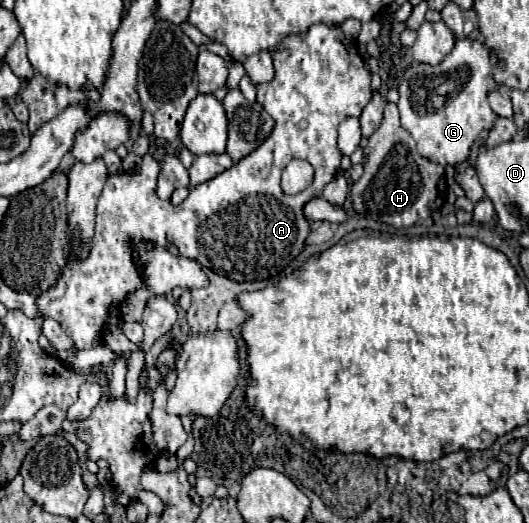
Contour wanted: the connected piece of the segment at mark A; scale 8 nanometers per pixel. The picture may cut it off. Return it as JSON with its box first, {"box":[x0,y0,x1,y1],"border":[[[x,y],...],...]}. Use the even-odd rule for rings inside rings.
{"box":[37,24,371,350],"border":[[[315,24],[301,36],[287,36],[283,40],[283,48],[273,52],[273,64],[275,78],[257,86],[257,102],[275,120],[271,136],[267,136],[255,152],[247,154],[219,176],[191,188],[189,196],[179,206],[173,206],[169,200],[159,200],[155,188],[161,164],[151,154],[143,156],[139,172],[121,172],[107,178],[97,202],[97,226],[89,256],[81,262],[67,262],[57,286],[37,296],[39,312],[57,320],[75,342],[77,350],[97,346],[101,342],[109,304],[123,302],[127,294],[141,288],[141,276],[131,258],[127,240],[151,240],[159,246],[175,244],[181,256],[197,260],[203,268],[219,272],[219,276],[227,276],[235,282],[267,280],[277,276],[293,258],[301,254],[309,236],[309,220],[303,216],[303,204],[315,196],[321,196],[323,188],[335,178],[341,162],[341,152],[337,148],[337,126],[351,116],[361,116],[361,110],[371,100],[371,74],[357,52],[355,40],[347,38],[339,26],[327,24]],[[293,158],[305,158],[315,168],[315,180],[307,190],[287,196],[281,190],[281,172]]]}

